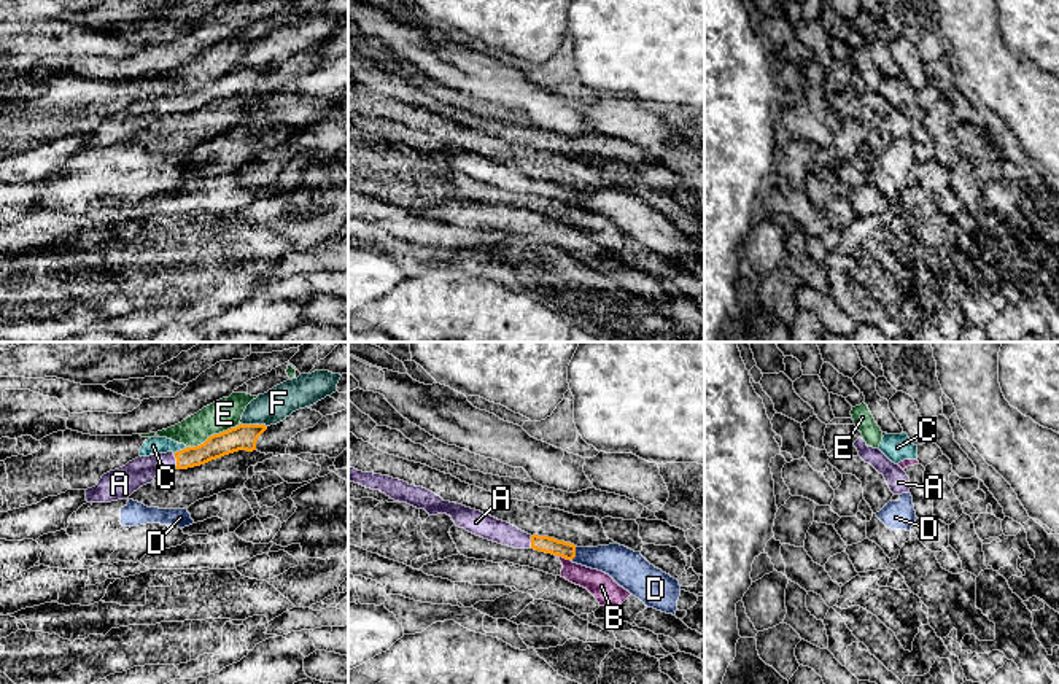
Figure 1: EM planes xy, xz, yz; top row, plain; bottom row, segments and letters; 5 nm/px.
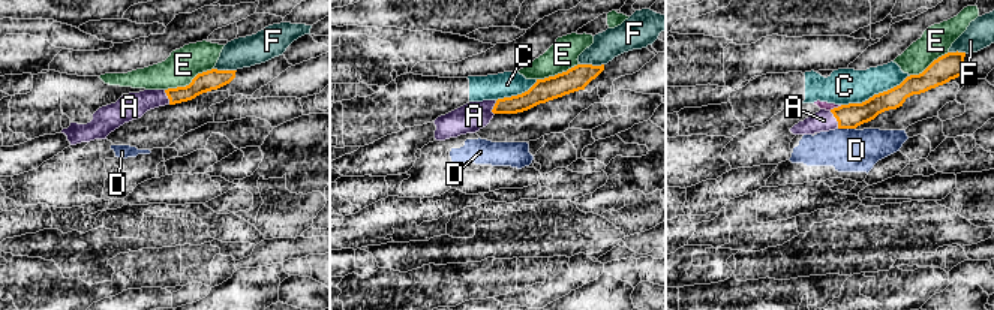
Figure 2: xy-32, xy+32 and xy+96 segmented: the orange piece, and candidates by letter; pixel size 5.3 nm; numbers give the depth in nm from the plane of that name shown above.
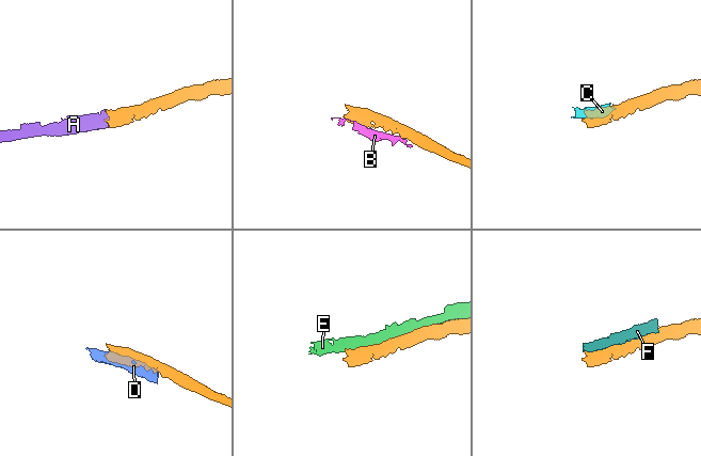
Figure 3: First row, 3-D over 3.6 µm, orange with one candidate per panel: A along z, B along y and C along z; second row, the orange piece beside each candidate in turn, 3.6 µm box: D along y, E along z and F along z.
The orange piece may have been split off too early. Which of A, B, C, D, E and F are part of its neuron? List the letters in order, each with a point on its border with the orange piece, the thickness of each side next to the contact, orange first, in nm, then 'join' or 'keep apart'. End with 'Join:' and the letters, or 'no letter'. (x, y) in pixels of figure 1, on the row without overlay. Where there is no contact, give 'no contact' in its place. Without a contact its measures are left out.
A: xy (177, 105) | 120/140 nm | join
B: xz (563, 201) | 80/140 nm | keep apart
C: xy (180, 94) | 120/90 nm | keep apart
D: xz (574, 198) | 80/170 nm | keep apart
E: xy (213, 78) | 130/160 nm | keep apart
F: xy (253, 69) | 130/160 nm | keep apart
Join: A

